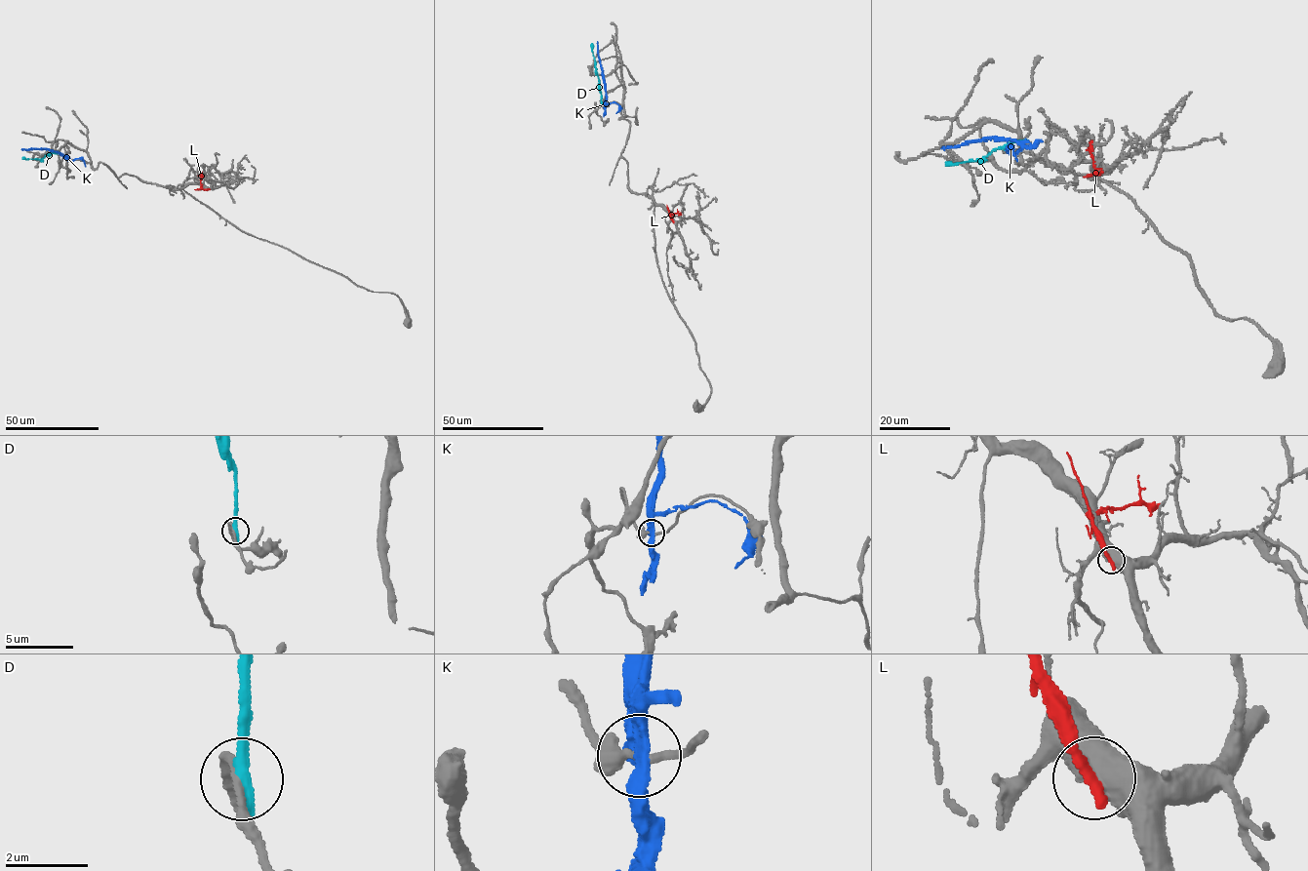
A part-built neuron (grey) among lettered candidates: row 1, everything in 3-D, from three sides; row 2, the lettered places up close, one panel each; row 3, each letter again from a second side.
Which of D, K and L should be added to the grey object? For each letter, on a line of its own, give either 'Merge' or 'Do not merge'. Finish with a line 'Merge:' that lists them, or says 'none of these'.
D: Do not merge
K: Do not merge
L: Do not merge
Merge: none of these

